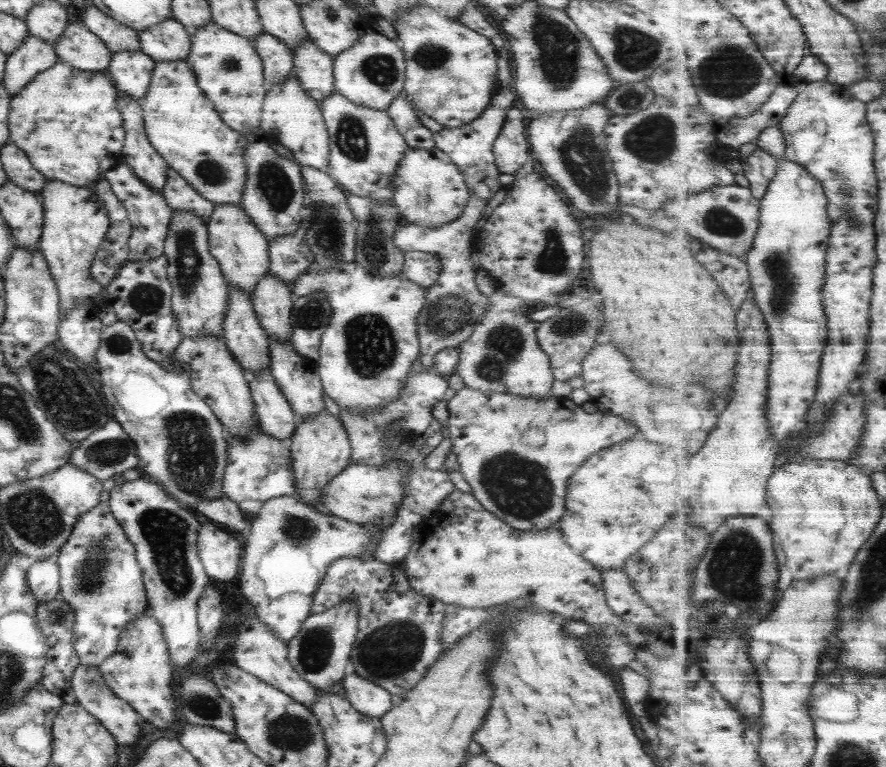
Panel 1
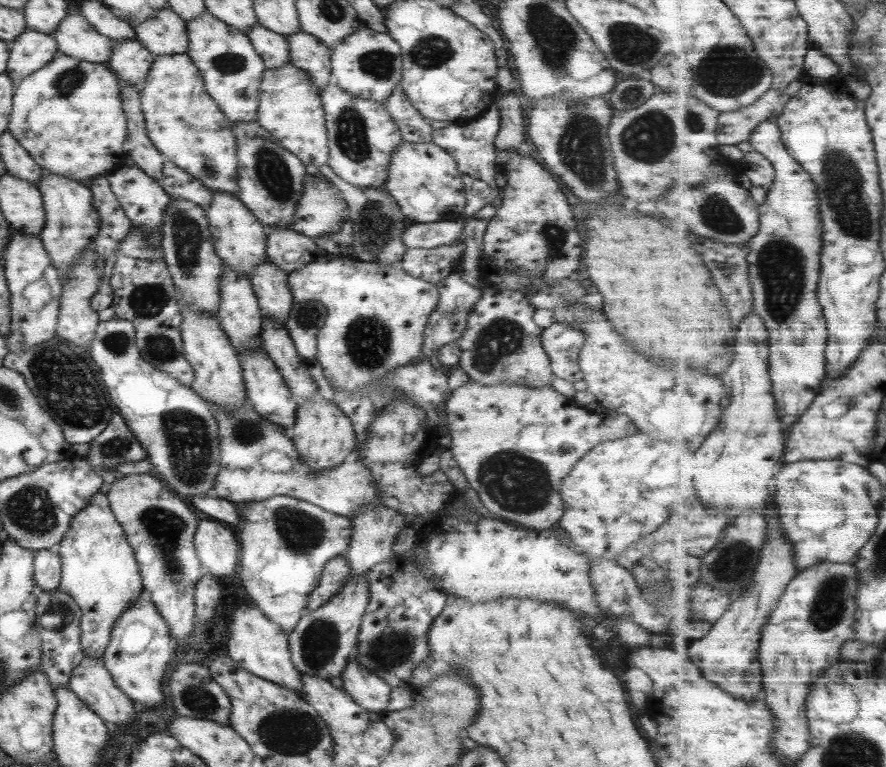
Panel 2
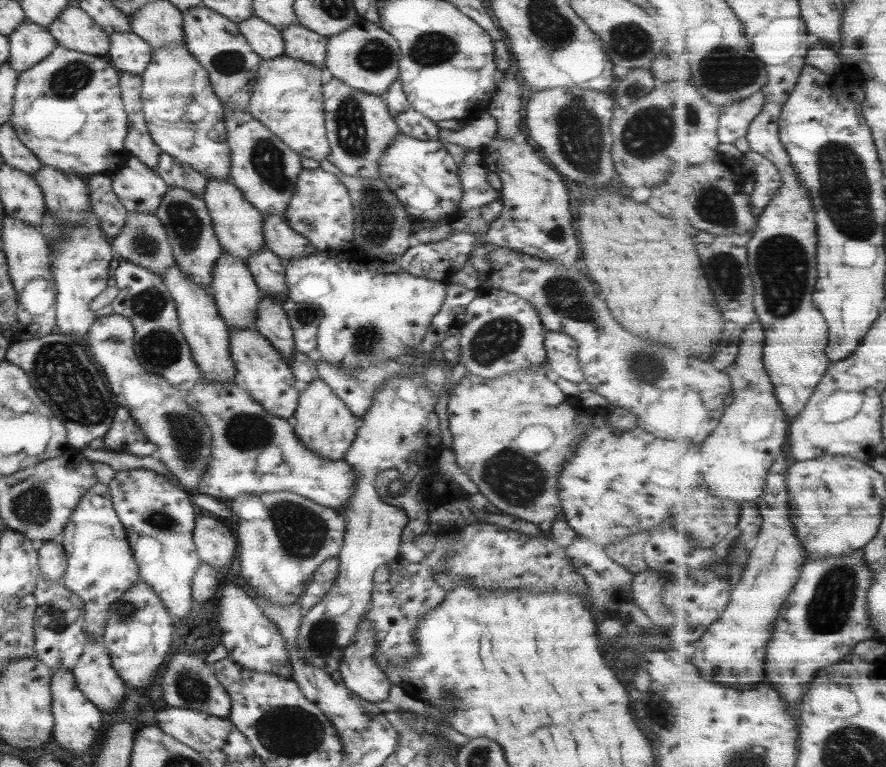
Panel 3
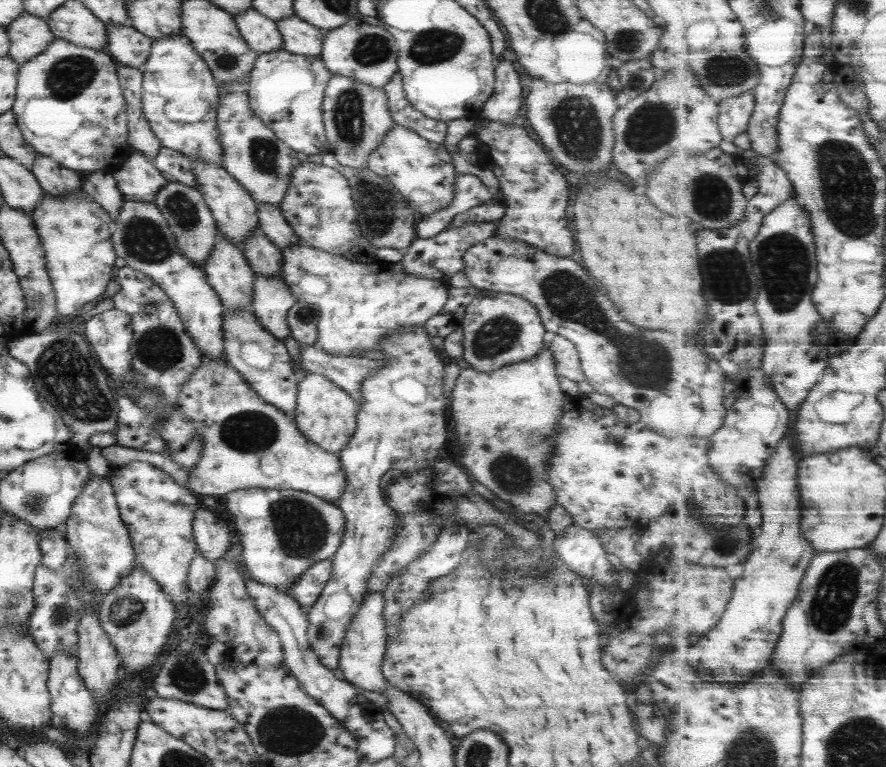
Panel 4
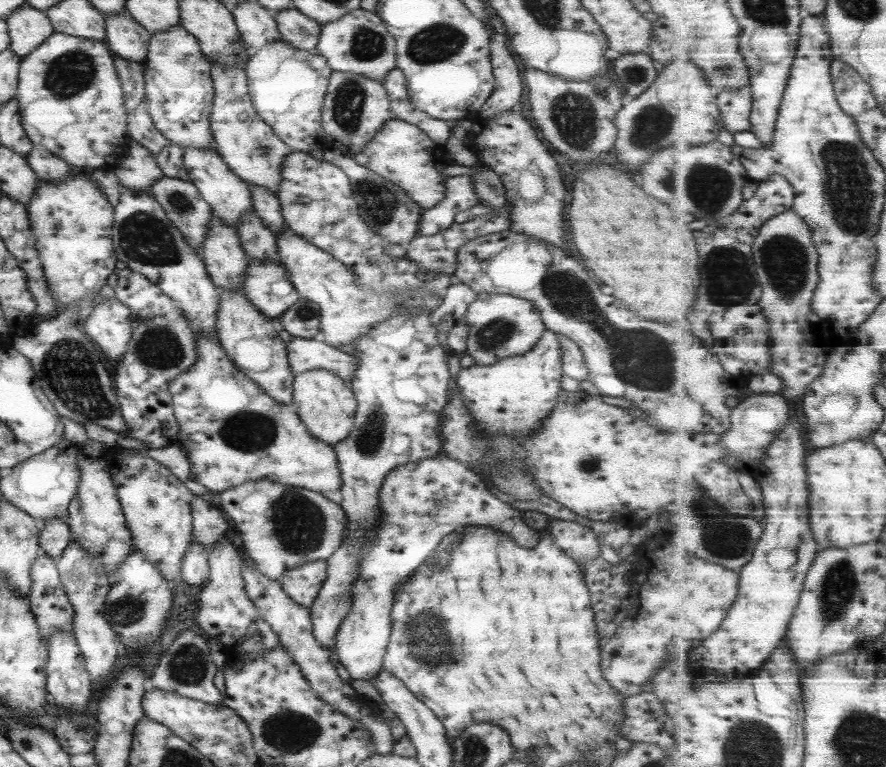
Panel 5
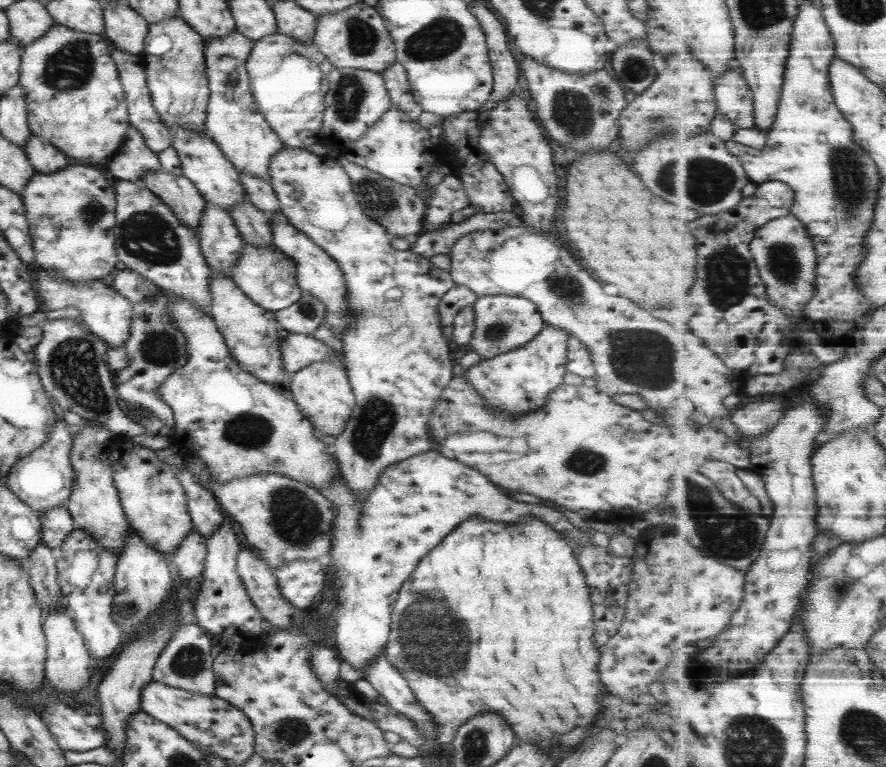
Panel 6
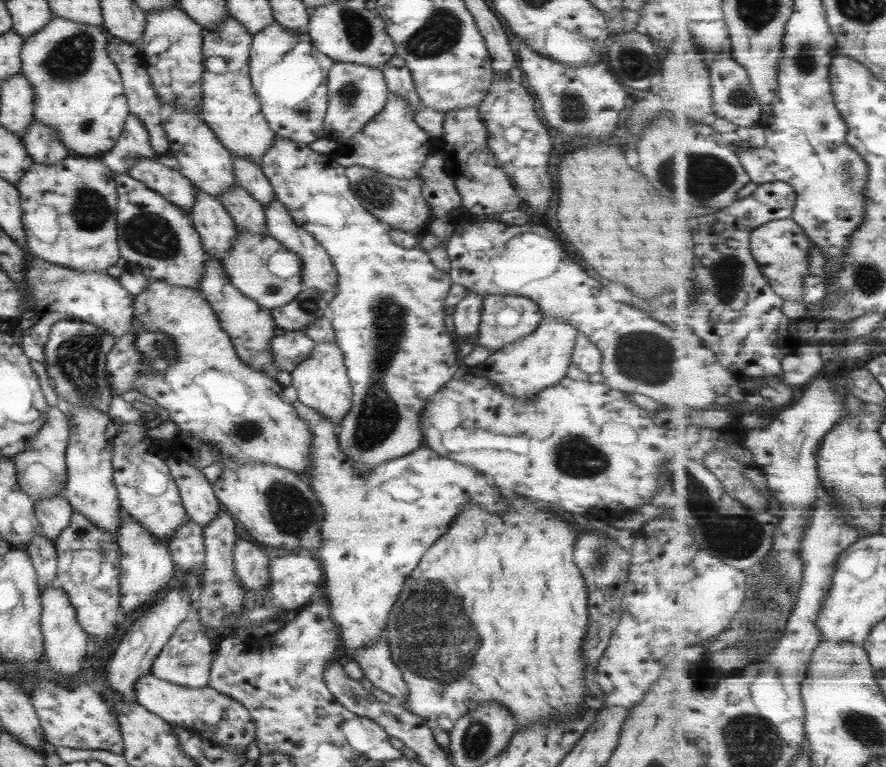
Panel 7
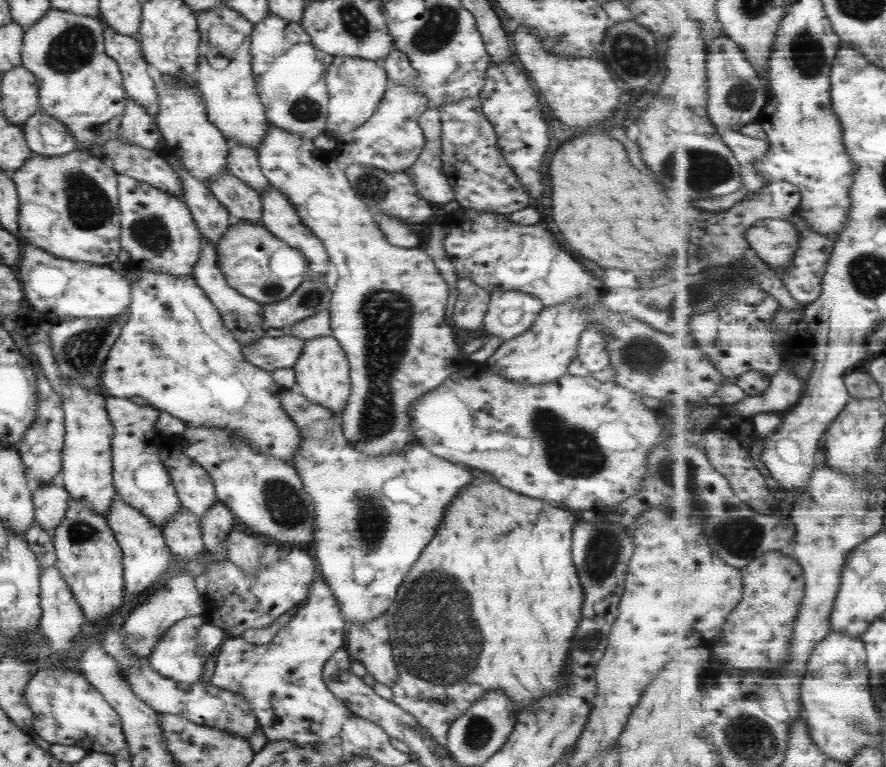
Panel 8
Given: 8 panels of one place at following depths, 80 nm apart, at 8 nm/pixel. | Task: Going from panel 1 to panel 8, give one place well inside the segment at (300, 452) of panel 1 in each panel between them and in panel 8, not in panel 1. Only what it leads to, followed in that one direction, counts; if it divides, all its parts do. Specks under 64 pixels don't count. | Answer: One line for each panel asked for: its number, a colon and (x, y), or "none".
2: (322, 435)
3: (322, 423)
4: (325, 415)
5: (325, 404)
6: (321, 391)
7: (320, 381)
8: (321, 370)

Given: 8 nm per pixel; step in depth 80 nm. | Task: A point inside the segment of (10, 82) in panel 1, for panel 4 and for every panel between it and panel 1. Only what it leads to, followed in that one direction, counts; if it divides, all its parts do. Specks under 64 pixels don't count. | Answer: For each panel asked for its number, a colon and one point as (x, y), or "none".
2: (31, 50)
3: (29, 43)
4: (28, 35)

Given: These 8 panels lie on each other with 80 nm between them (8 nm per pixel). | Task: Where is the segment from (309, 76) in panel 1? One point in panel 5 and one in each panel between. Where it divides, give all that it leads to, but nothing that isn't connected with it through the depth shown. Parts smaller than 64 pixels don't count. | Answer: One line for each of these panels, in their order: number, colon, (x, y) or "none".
2: (305, 52)
3: (299, 44)
4: (299, 38)
5: (299, 32)

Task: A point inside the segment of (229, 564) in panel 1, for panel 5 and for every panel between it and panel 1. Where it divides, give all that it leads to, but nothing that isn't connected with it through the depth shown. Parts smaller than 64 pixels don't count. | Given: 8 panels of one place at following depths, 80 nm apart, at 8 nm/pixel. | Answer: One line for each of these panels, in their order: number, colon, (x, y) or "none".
2: (216, 548)
3: (214, 543)
4: (210, 530)
5: (209, 524)

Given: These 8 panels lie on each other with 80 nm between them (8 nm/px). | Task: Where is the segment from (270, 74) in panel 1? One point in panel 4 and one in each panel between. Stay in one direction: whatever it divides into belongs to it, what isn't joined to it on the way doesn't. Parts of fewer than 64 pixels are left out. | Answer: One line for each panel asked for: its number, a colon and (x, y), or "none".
2: (271, 47)
3: (267, 43)
4: (260, 35)

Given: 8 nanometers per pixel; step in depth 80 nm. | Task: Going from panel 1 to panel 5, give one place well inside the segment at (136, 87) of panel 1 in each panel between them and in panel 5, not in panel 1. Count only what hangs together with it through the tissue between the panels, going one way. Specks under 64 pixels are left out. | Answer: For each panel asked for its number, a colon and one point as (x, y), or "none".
2: (129, 62)
3: (126, 52)
4: (125, 45)
5: (124, 38)

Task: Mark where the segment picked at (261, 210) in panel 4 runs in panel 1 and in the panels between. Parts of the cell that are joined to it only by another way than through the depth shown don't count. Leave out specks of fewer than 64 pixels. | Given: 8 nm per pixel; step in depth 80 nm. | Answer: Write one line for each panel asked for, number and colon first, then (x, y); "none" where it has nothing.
1: (288, 256)
2: (288, 250)
3: (285, 243)

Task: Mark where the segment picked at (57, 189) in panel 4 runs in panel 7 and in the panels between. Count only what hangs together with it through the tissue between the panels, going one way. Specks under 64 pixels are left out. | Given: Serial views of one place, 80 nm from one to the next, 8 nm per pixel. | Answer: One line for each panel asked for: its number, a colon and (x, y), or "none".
5: (47, 167)
6: (43, 157)
7: (39, 141)

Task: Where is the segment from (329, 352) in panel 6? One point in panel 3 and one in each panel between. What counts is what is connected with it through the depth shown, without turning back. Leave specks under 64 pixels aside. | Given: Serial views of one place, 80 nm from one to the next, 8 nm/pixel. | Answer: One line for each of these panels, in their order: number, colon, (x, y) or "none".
3: (355, 388)
4: (347, 372)
5: (303, 354)

